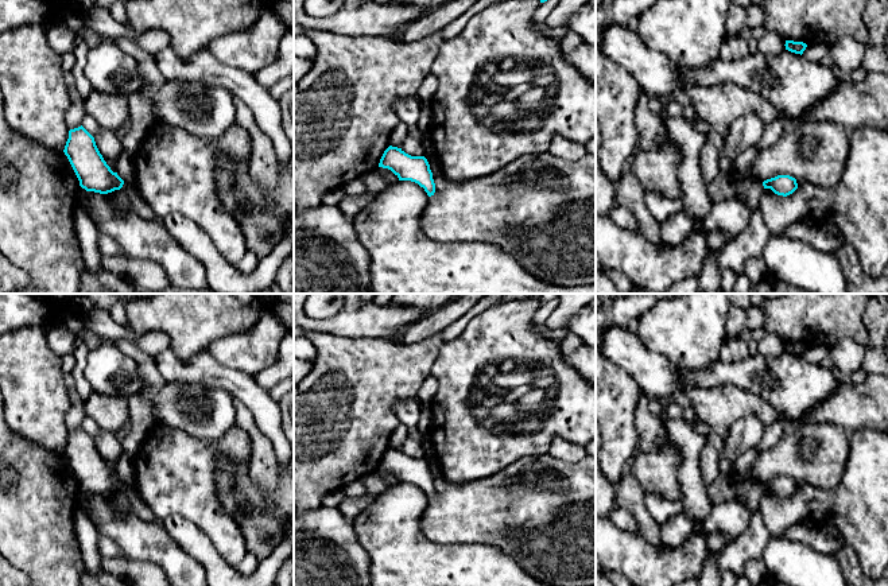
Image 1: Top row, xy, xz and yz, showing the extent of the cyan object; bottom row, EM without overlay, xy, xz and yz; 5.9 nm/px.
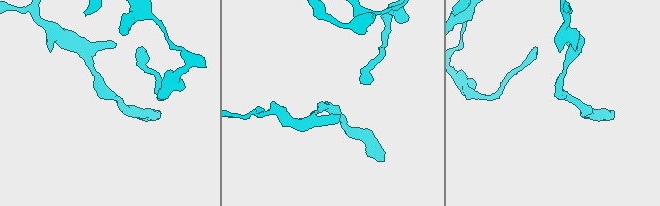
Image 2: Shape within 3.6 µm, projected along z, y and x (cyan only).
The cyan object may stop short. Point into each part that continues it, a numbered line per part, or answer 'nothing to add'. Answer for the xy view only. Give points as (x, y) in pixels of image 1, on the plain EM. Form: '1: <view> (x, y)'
nothing to add

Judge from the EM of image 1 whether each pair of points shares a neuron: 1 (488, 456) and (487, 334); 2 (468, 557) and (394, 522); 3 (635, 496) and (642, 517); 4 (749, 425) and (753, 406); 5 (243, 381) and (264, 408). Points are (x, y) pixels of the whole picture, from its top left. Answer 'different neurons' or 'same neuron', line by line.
1: same neuron
2: same neuron
3: same neuron
4: different neurons
5: same neuron

